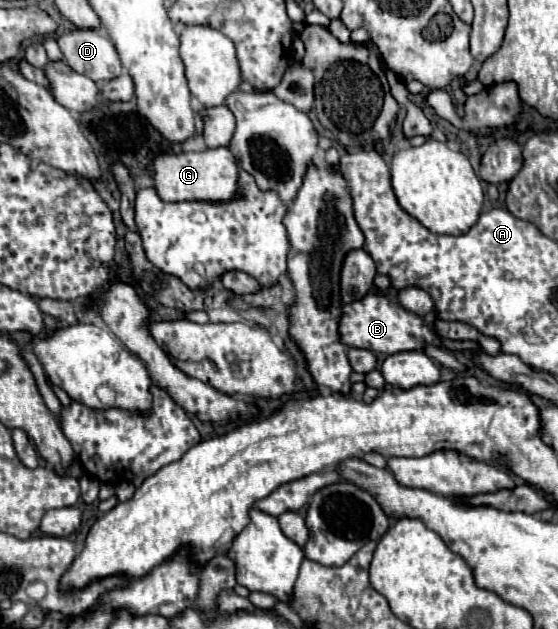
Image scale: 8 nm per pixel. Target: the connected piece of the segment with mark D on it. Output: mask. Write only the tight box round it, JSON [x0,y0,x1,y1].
[56,28,122,82]

